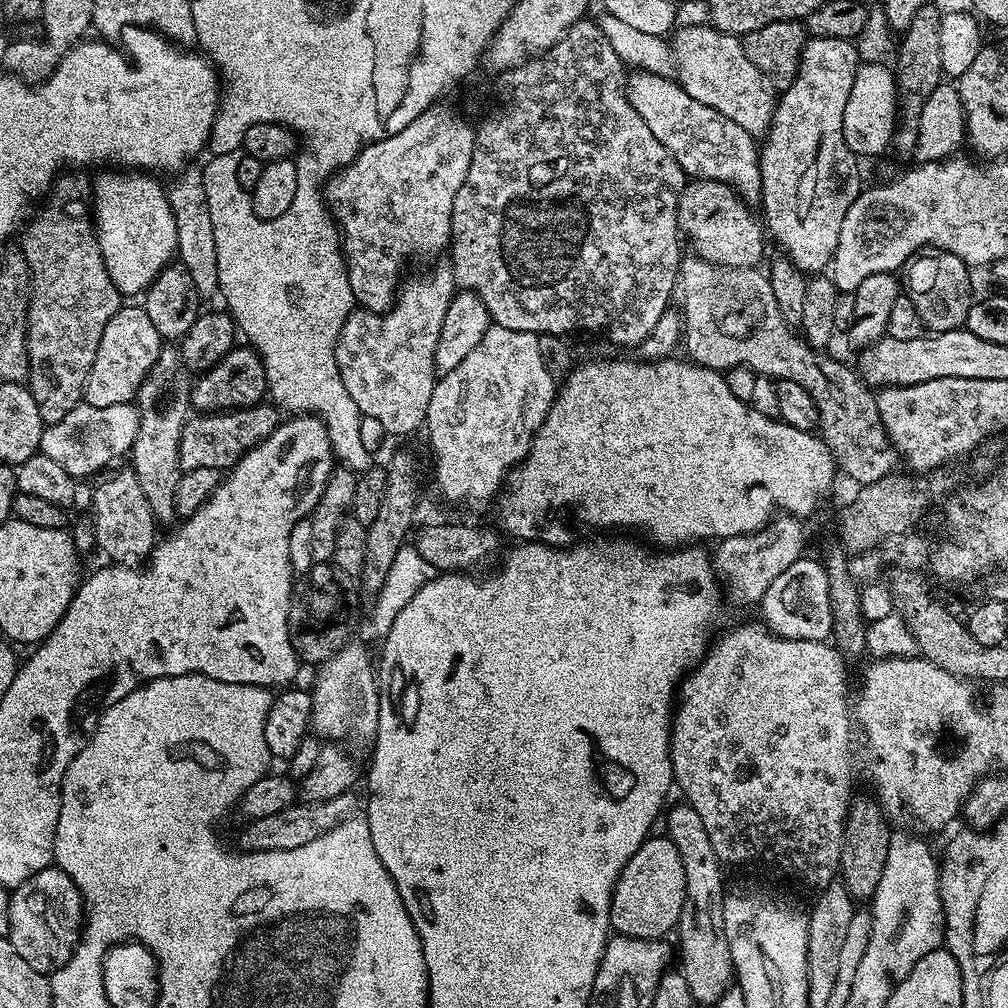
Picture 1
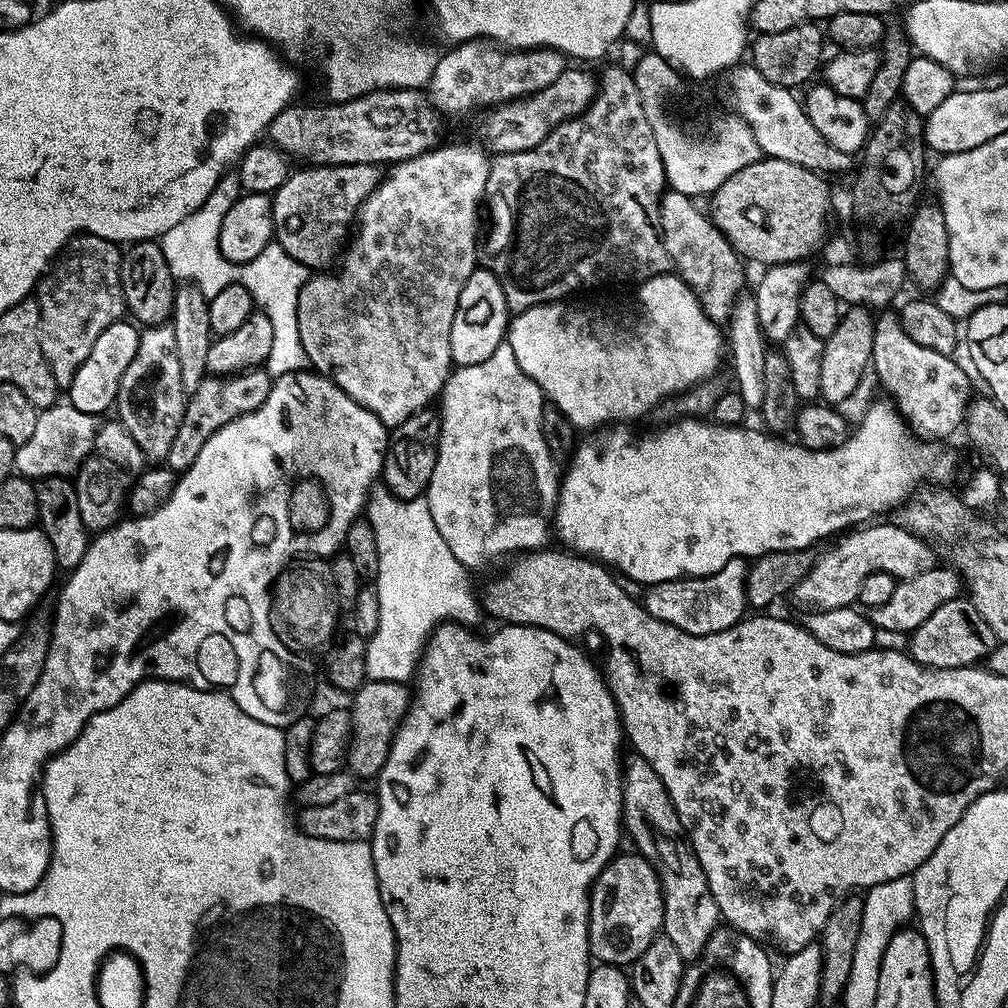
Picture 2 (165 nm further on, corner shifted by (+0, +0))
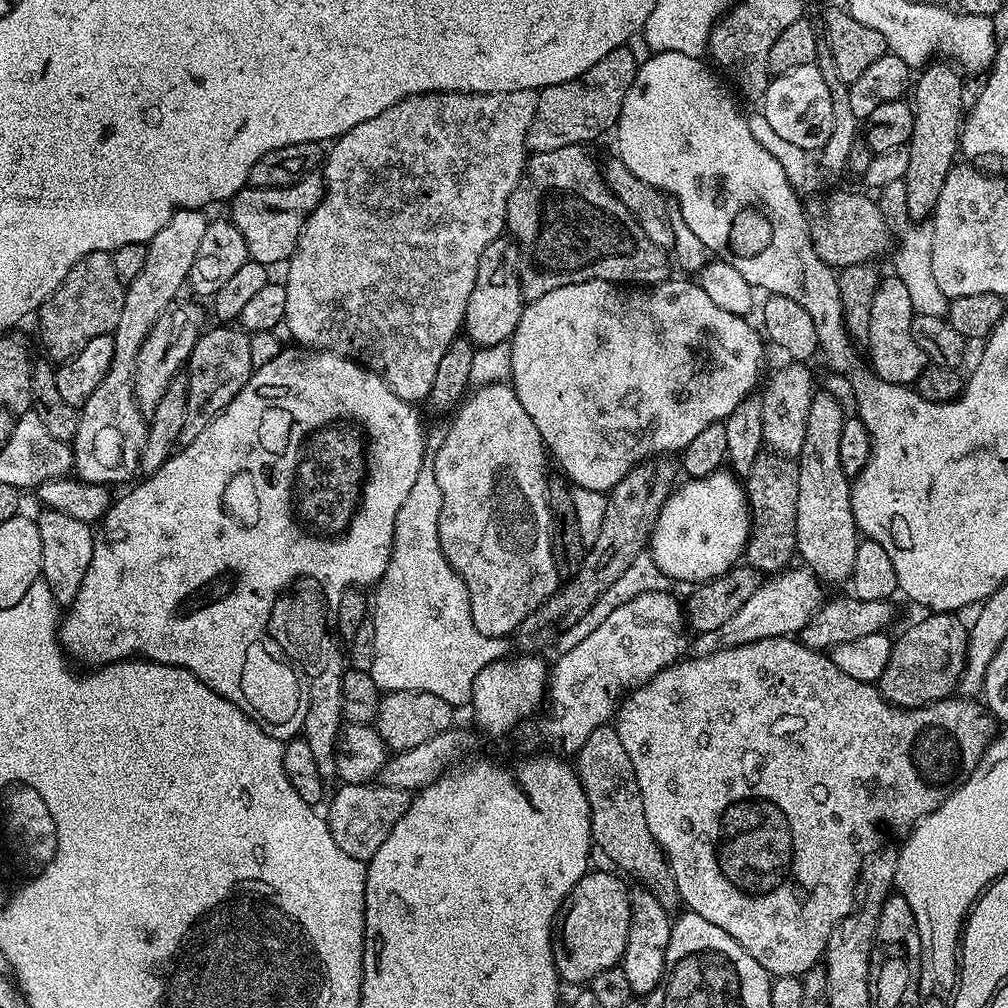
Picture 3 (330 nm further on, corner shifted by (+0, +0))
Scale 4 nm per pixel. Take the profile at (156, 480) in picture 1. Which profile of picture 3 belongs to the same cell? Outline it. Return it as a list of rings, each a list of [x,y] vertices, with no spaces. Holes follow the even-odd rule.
[[[180,298],[169,308],[162,310],[150,334],[146,334],[146,342],[142,342],[142,350],[138,350],[138,362],[134,362],[132,385],[136,395],[136,404],[145,414],[151,414],[158,406],[166,388],[170,386],[171,380],[178,376],[188,355],[194,350],[196,339],[205,327],[204,312],[195,304],[197,301],[192,300]]]

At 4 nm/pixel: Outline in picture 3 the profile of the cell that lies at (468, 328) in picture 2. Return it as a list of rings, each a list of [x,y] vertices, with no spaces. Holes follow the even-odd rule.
[[[501,238],[499,240],[495,240],[494,242],[490,242],[490,246],[486,246],[486,250],[482,250],[482,258],[478,262],[478,278],[474,278],[474,290],[470,290],[470,302],[466,306],[466,314],[464,315],[463,326],[463,331],[466,333],[467,339],[471,340],[476,348],[485,348],[486,346],[494,346],[495,344],[502,344],[511,341],[514,330],[518,326],[518,318],[524,313],[526,301],[524,299],[524,295],[522,294],[522,290],[520,289],[521,273],[519,271],[516,272],[515,266],[512,265],[510,261],[508,261],[514,258],[517,259],[517,256],[518,249],[515,243],[513,243],[513,241],[508,238]]]

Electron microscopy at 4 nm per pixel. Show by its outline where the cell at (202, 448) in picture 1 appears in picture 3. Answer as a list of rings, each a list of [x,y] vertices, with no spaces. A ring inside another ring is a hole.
[[[216,326],[201,331],[196,339],[194,350],[188,355],[186,361],[186,379],[188,381],[188,397],[186,398],[186,416],[183,419],[179,443],[181,445],[194,442],[202,430],[206,430],[208,423],[223,412],[226,406],[246,386],[252,377],[254,363],[252,364],[253,337],[239,326]]]

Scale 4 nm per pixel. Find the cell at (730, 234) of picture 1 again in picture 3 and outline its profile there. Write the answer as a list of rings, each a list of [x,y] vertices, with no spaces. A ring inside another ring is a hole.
[[[836,192],[824,204],[824,212],[811,213],[810,227],[814,250],[822,262],[826,262],[833,270],[849,268],[855,264],[867,264],[875,261],[884,251],[891,249],[894,244],[894,233],[889,228],[884,210],[875,199],[863,196],[860,192]]]

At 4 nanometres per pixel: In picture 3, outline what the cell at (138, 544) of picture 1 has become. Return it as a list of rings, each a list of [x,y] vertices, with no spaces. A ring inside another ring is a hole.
[[[182,208],[175,212],[170,222],[166,222],[166,226],[162,226],[162,230],[158,230],[158,234],[154,234],[154,238],[148,241],[146,260],[142,262],[142,270],[138,270],[133,280],[127,281],[122,302],[122,315],[118,318],[118,326],[110,333],[114,342],[114,358],[110,358],[108,373],[102,378],[102,382],[98,382],[94,394],[90,394],[90,398],[86,398],[86,402],[79,405],[80,421],[76,427],[76,434],[70,441],[75,475],[86,484],[117,486],[116,484],[122,483],[127,476],[137,475],[140,466],[140,448],[147,438],[148,424],[145,413],[141,412],[136,404],[132,385],[134,362],[138,362],[138,350],[142,350],[142,342],[146,342],[146,334],[150,334],[162,310],[169,308],[177,299],[176,291],[183,284],[185,287],[189,283],[194,258],[202,246],[202,238],[206,238],[206,230],[210,223],[209,217],[206,218],[204,215],[203,211],[194,208]]]

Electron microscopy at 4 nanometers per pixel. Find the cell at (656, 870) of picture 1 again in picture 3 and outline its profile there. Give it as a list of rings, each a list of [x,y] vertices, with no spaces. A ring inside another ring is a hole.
[[[590,870],[574,886],[574,890],[564,902],[562,915],[558,920],[558,939],[555,941],[556,972],[565,985],[591,982],[594,974],[602,970],[617,967],[623,961],[626,950],[626,934],[630,934],[630,899],[629,885],[619,880],[619,875],[611,876],[608,872]]]

